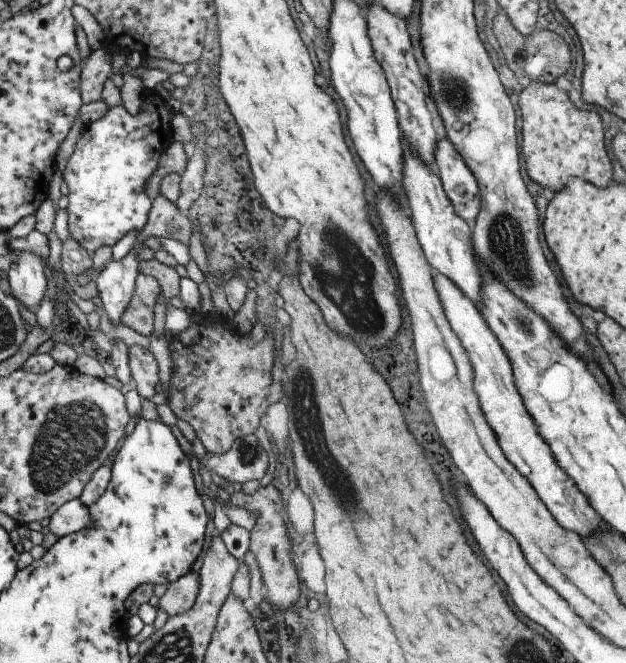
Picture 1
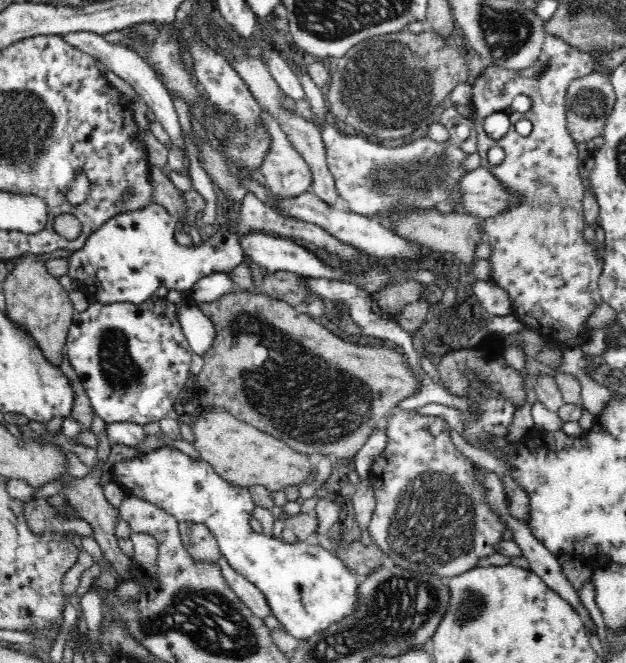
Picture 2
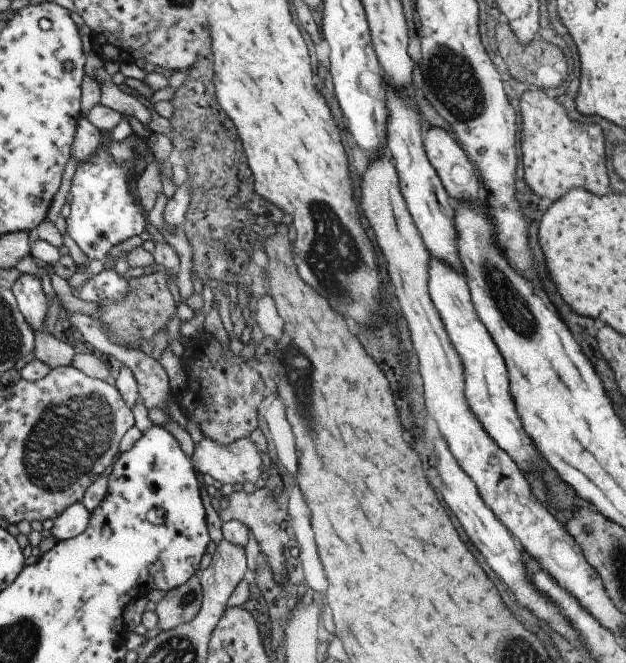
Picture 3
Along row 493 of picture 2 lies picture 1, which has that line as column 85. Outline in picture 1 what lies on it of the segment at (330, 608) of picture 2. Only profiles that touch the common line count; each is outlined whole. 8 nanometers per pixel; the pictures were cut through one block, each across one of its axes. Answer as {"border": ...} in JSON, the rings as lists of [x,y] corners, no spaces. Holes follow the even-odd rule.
{"border":[[[144,93],[135,116],[127,114],[122,104],[108,107],[102,118],[80,130],[62,180],[67,186],[68,232],[90,255],[99,247],[111,247],[128,232],[139,232],[145,226],[151,208],[145,184],[157,168],[159,156],[172,142],[172,114],[165,108],[163,97],[163,94]]]}

